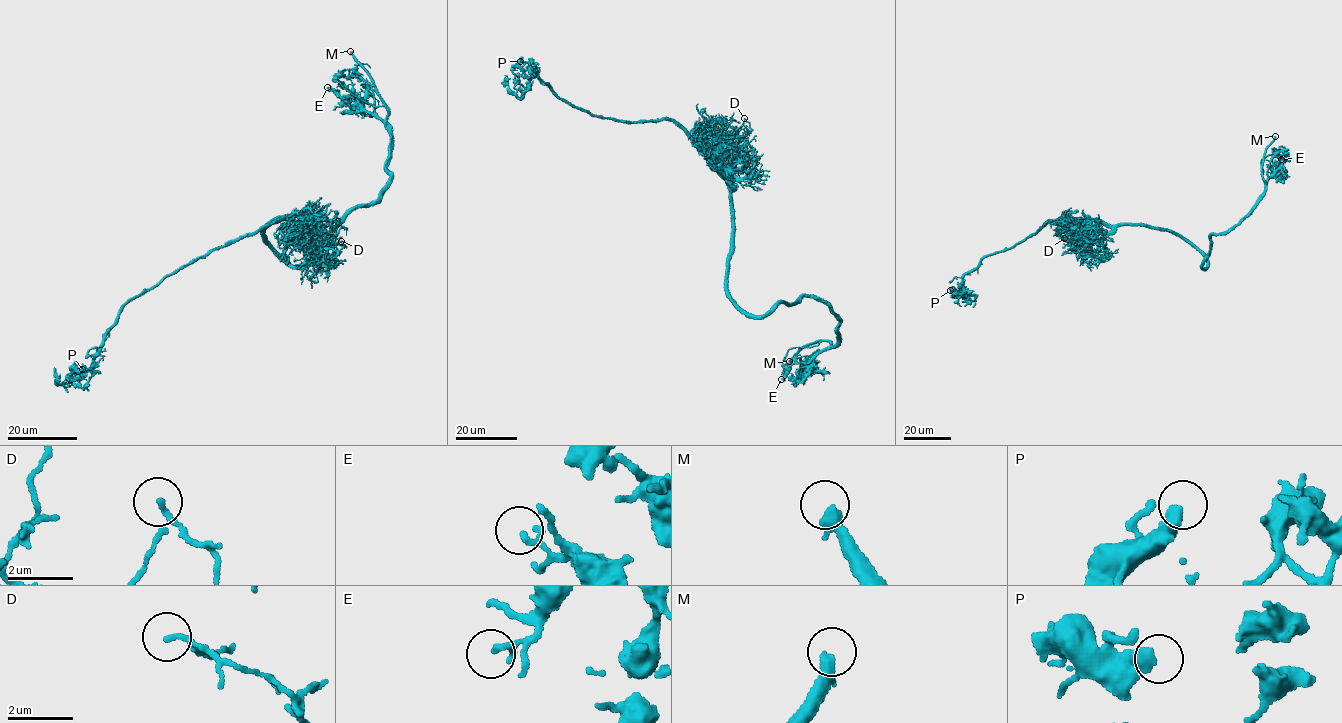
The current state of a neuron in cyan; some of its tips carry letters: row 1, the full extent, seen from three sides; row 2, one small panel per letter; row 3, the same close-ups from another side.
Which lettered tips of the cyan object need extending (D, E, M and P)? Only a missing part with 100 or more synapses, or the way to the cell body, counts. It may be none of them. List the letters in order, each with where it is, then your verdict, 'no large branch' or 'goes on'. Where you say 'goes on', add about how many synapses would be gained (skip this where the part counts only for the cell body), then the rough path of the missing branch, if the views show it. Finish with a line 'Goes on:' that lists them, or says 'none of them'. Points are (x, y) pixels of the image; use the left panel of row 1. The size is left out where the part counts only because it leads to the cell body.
D: (341, 241) | no large branch
E: (327, 87) | no large branch
M: (350, 51) | goes on
P: (82, 369) | no large branch
Goes on: M

